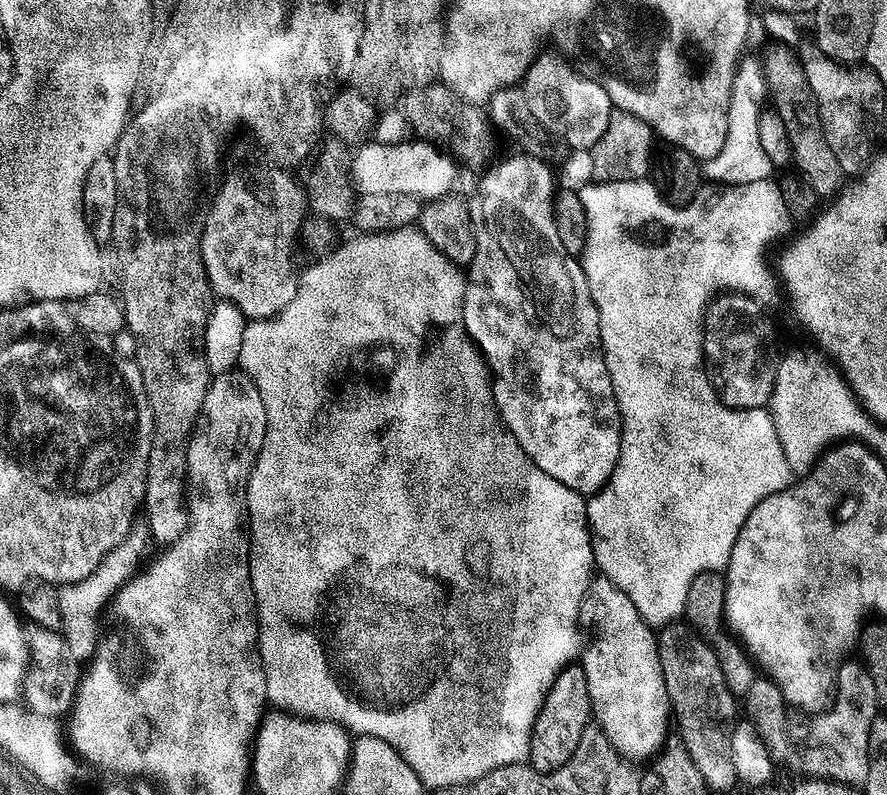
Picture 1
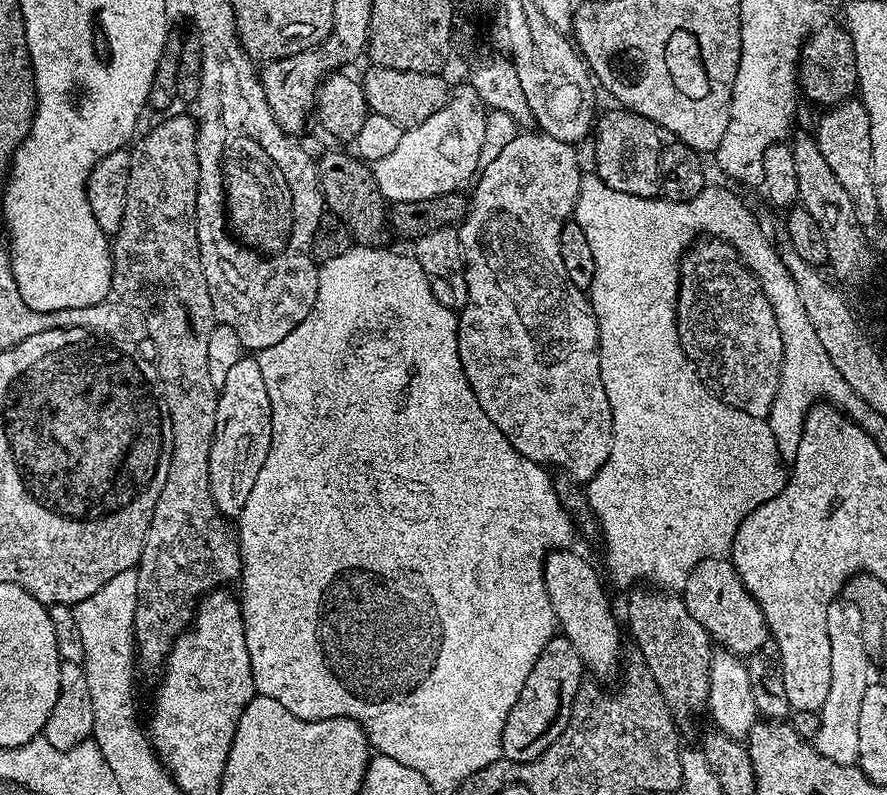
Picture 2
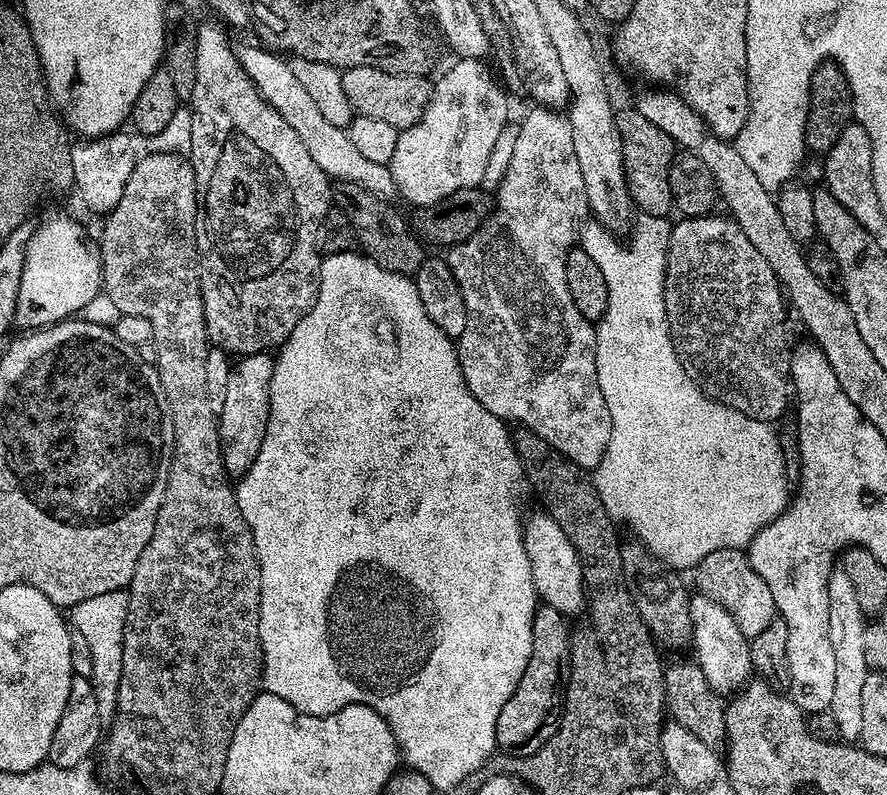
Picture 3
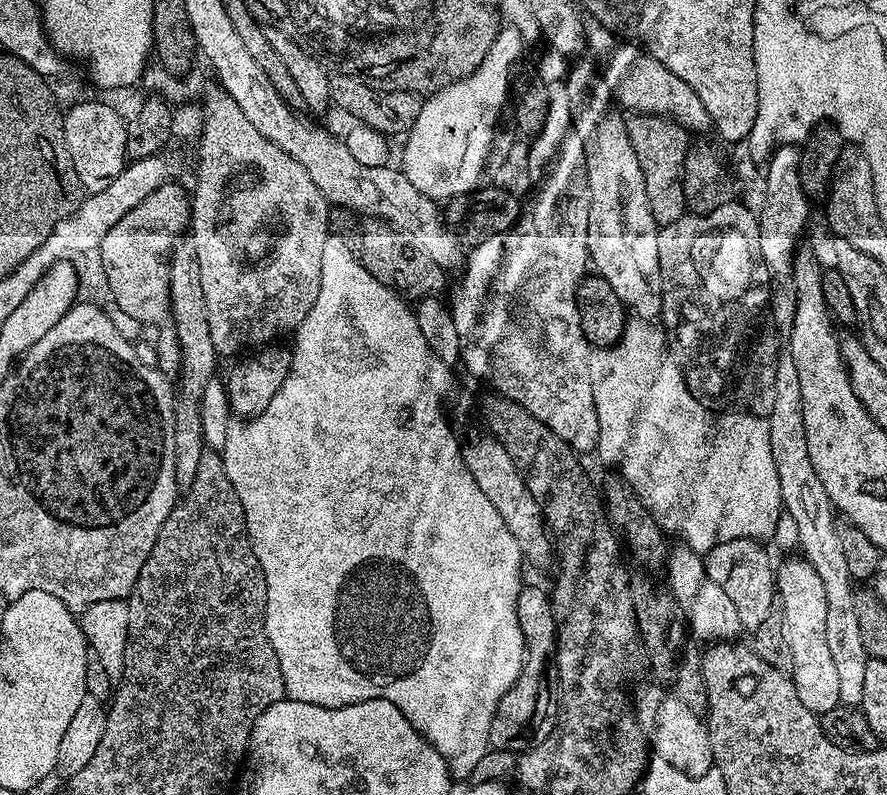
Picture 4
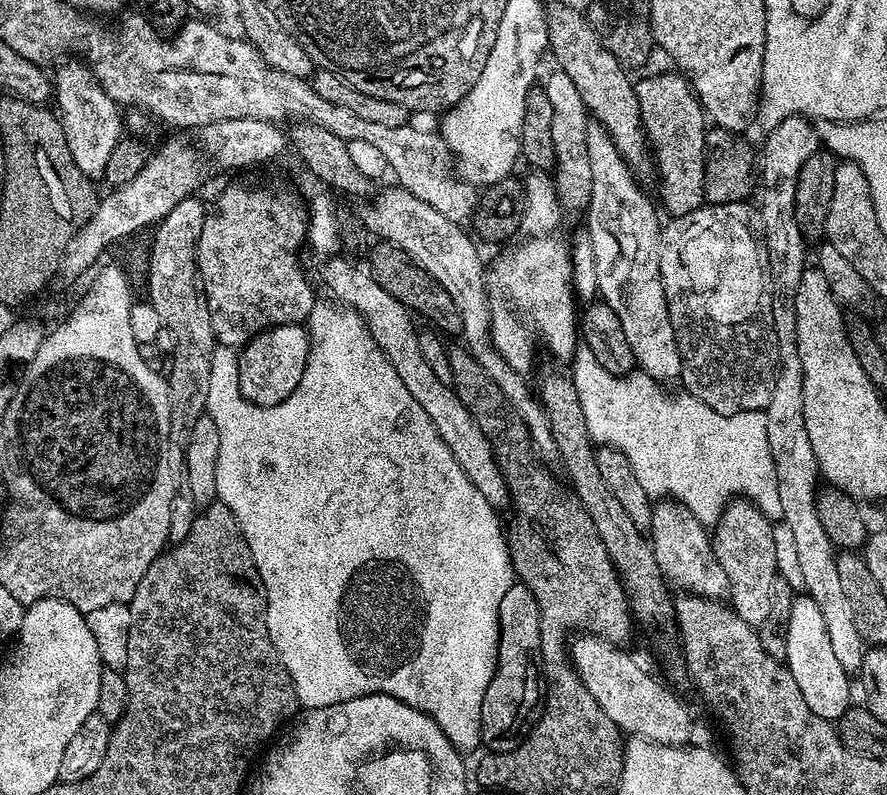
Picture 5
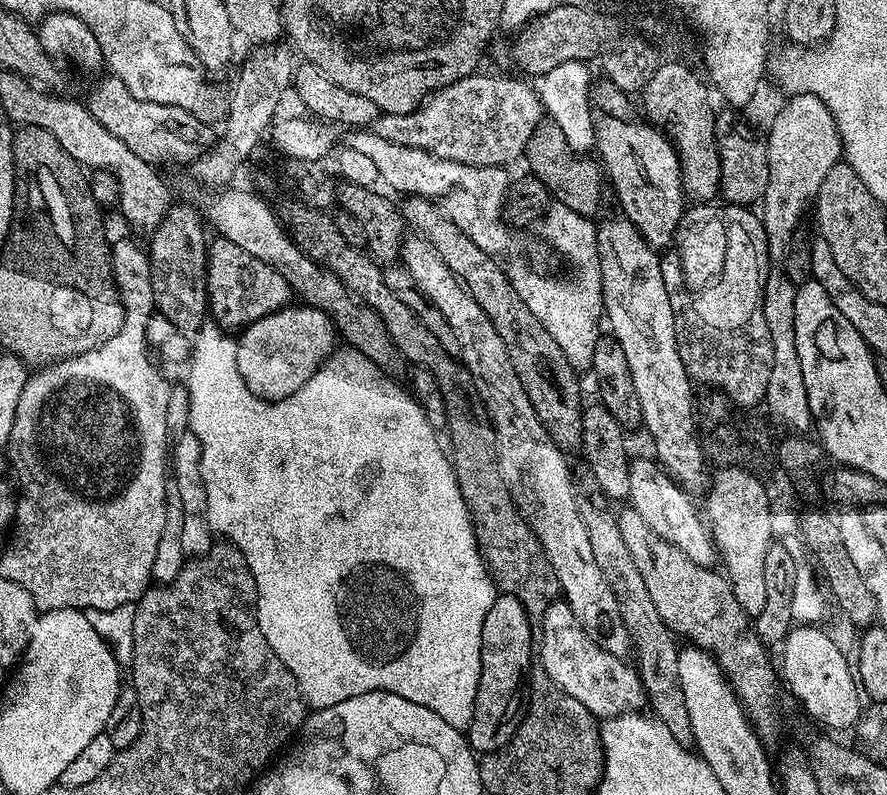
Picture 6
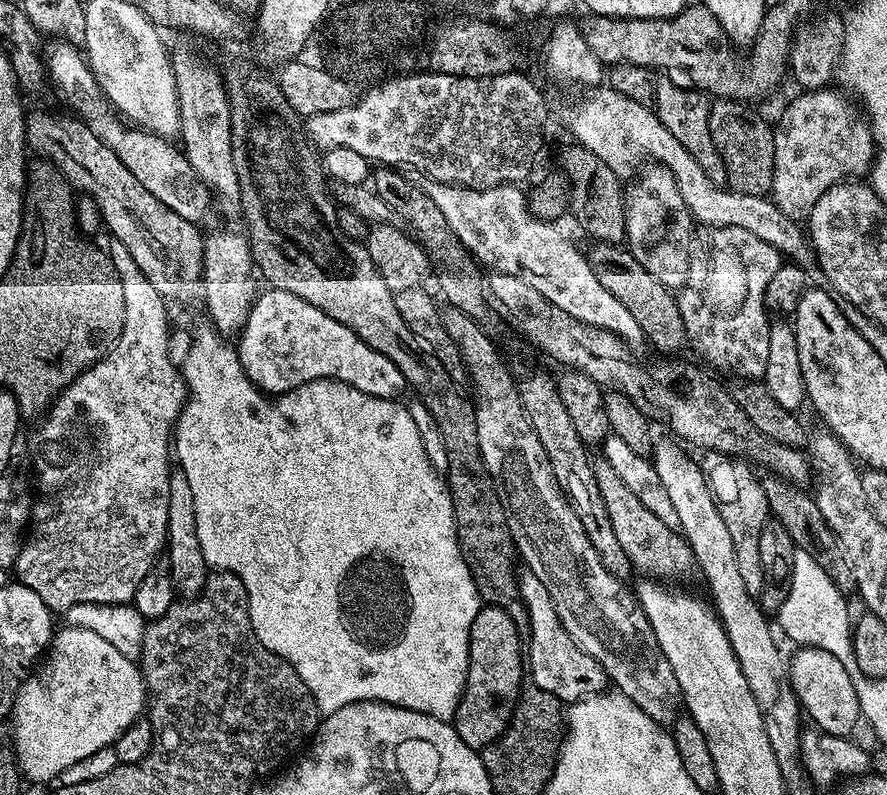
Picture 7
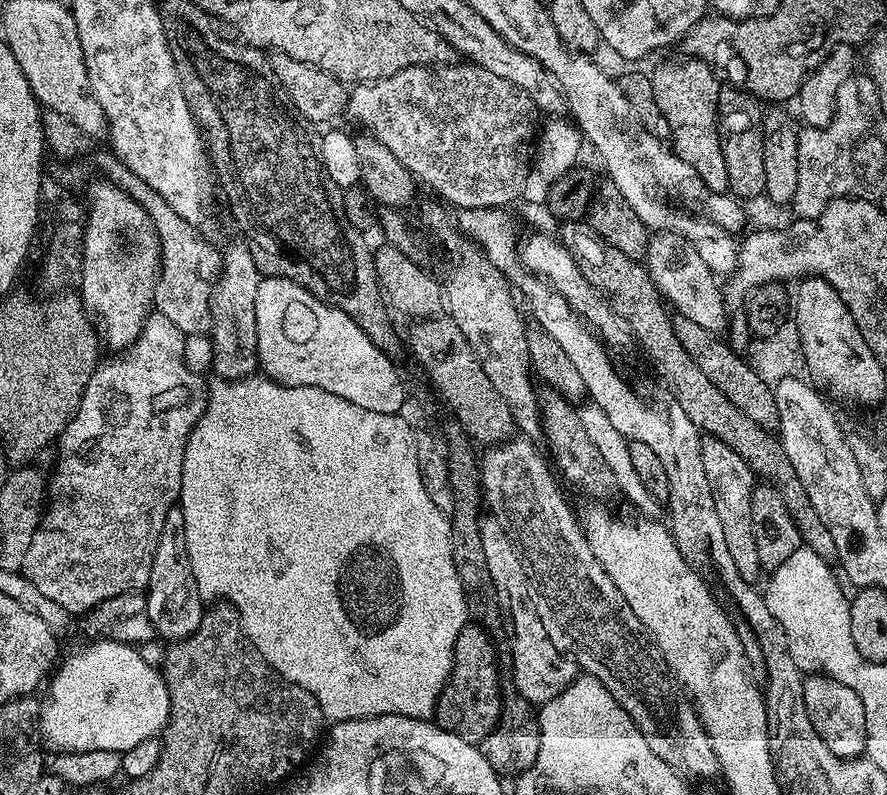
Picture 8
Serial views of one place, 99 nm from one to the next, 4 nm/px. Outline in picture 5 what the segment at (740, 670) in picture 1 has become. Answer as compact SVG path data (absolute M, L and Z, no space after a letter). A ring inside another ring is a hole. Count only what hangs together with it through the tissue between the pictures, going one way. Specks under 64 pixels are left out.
M733 498L728 501L711 533L714 558L718 558L722 570L726 570L730 607L742 622L755 629L759 629L760 624L766 622L766 614L770 614L770 597L778 578L772 526L773 521L764 516L751 500Z

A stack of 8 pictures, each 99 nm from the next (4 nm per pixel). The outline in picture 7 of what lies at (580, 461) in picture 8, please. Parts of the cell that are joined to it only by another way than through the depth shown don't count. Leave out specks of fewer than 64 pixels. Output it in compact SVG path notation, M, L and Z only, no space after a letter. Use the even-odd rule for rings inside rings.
M602 458L592 460L594 482L598 482L598 494L602 494L602 502L606 506L606 514L610 518L610 526L614 526L614 534L618 538L618 546L626 550L626 558L633 569L643 577L657 582L668 582L671 576L680 576L683 572L693 571L694 561L688 541L676 528L666 526L662 518L658 518L651 510L646 510L632 491L622 482L621 476Z

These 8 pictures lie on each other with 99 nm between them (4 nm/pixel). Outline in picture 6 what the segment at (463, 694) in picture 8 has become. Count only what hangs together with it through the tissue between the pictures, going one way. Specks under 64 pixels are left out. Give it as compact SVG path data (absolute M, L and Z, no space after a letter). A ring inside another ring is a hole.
M511 594L497 595L496 601L490 606L490 610L486 610L486 622L482 622L482 670L480 671L480 677L478 678L478 694L474 698L474 714L470 718L468 727L466 729L466 735L468 738L468 745L472 747L472 751L477 754L483 754L486 752L493 752L498 750L505 742L507 742L513 734L518 730L520 725L520 717L526 707L526 683L524 679L530 676L530 673L534 668L534 634L530 630L530 622L528 621L528 615L524 609L524 603L520 601L516 596Z

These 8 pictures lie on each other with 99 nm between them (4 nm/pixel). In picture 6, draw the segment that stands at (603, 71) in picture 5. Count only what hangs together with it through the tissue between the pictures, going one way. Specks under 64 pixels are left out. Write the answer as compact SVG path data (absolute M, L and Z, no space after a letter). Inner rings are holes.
M611 82L597 83L592 89L592 102L597 113L596 146L599 163L606 173L610 186L616 190L623 219L629 220L640 231L640 236L657 250L672 244L686 209L684 186L680 182L680 157L671 141L651 123L627 120L629 93Z

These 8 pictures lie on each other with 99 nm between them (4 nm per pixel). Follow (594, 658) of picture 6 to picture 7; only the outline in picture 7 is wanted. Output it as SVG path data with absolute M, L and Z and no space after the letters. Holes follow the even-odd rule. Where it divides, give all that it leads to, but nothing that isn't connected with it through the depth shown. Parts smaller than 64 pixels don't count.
M522 574L518 577L518 596L524 599L524 608L528 611L528 632L526 636L526 668L530 673L533 685L546 690L551 696L561 702L575 702L584 696L591 696L594 692L605 691L609 683L608 675L602 670L602 666L590 654L586 654L573 642L570 634L562 626L558 618L558 610L554 610L554 602L550 602L550 594L542 582L534 574Z

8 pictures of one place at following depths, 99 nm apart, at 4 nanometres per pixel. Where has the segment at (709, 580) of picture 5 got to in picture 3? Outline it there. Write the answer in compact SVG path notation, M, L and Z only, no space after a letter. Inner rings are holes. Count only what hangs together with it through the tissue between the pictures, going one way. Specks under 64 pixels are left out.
M693 595L688 601L690 606L690 622L692 623L691 647L696 647L694 659L696 665L706 674L706 682L714 691L721 694L732 694L748 683L753 675L750 662L749 637L738 630L738 622L730 618L730 614L718 602L709 596Z

